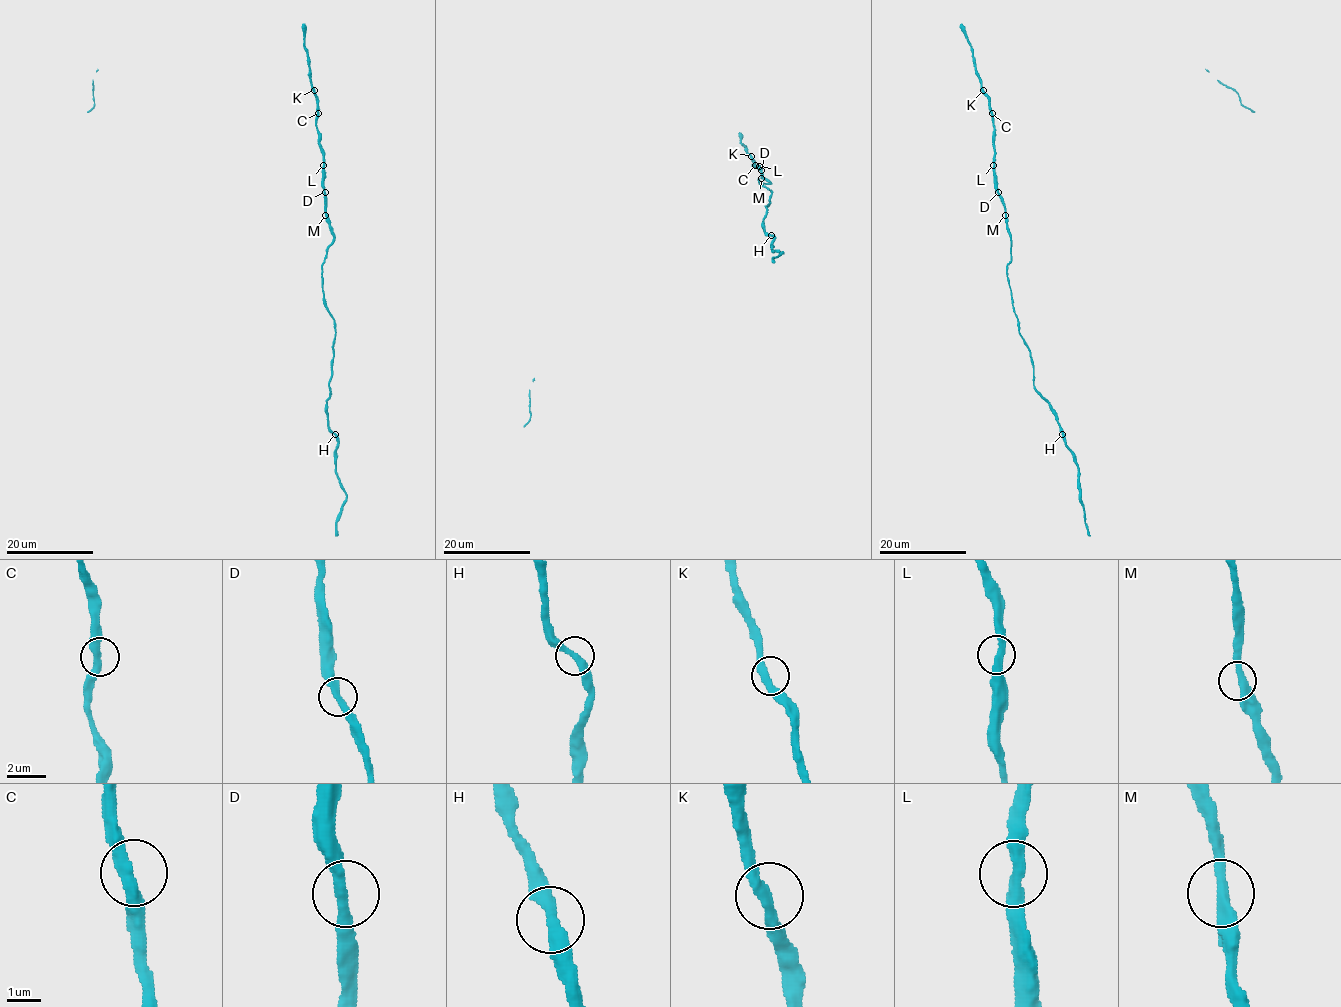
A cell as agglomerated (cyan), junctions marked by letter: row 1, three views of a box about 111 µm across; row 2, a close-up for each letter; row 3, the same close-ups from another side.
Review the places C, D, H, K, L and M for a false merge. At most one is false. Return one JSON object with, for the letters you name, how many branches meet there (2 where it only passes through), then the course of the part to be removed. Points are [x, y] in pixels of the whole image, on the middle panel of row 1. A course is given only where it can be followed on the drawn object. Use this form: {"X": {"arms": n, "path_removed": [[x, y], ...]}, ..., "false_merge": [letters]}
{"false_merge": []}

